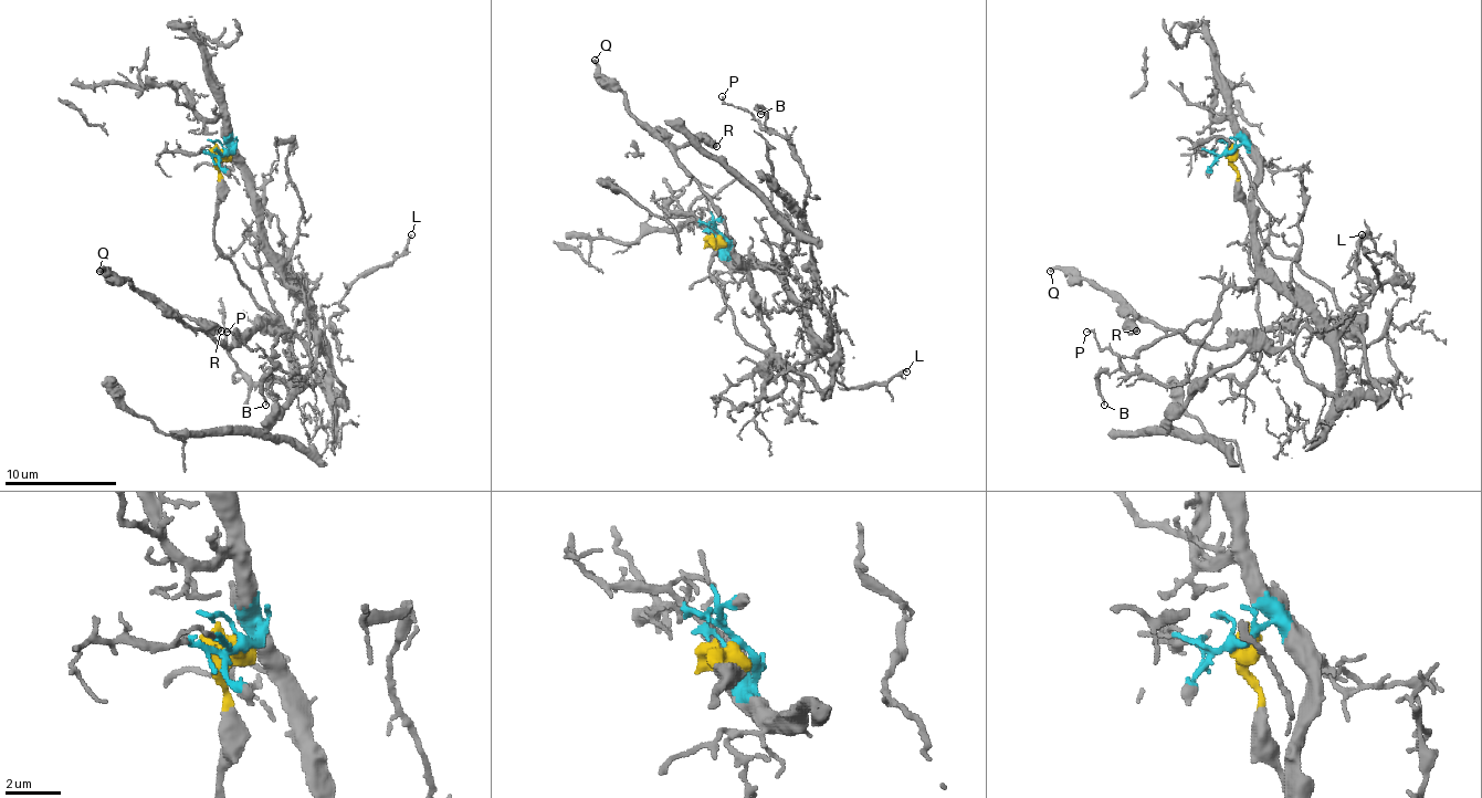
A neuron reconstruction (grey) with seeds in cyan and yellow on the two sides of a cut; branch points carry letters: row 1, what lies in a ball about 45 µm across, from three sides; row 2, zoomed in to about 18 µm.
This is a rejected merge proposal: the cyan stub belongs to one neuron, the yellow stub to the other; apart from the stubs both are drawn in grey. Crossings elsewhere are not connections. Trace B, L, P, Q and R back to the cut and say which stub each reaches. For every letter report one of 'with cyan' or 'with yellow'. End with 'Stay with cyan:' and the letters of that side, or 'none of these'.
B: with cyan
L: with cyan
P: with cyan
Q: with yellow
R: with yellow
Stay with cyan: B, L, P

